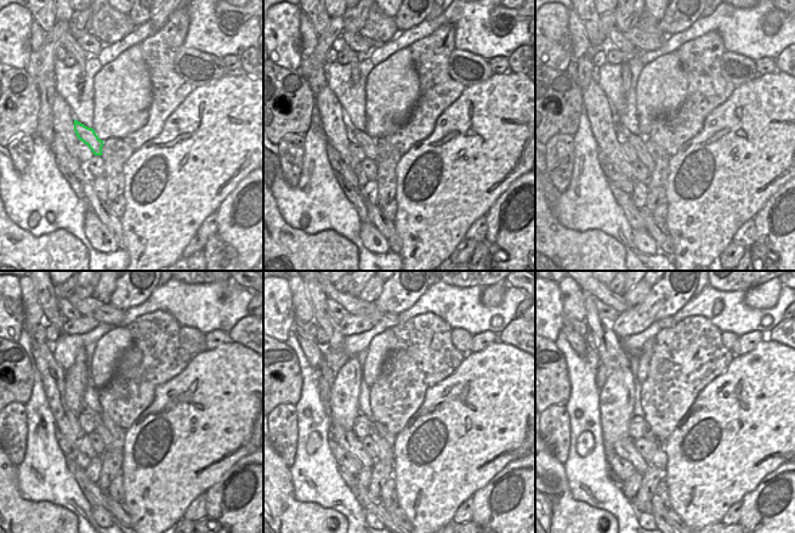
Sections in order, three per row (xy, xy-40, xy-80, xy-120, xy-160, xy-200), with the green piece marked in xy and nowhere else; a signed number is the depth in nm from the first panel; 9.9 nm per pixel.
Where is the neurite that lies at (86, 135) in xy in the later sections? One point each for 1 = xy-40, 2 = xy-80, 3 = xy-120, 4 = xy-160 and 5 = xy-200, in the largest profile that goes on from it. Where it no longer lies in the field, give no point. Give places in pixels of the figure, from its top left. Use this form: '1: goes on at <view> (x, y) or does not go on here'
1: goes on at xy-40 (368, 143)
2: goes on at xy-80 (639, 142)
3: goes on at xy-120 (100, 427)
4: goes on at xy-160 (385, 451)
5: goes on at xy-200 (659, 459)

